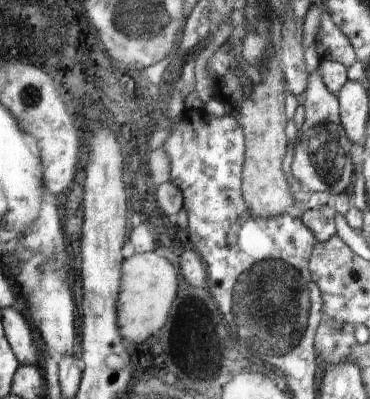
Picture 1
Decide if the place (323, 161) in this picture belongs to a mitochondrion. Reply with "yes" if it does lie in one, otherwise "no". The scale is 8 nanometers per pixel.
yes

